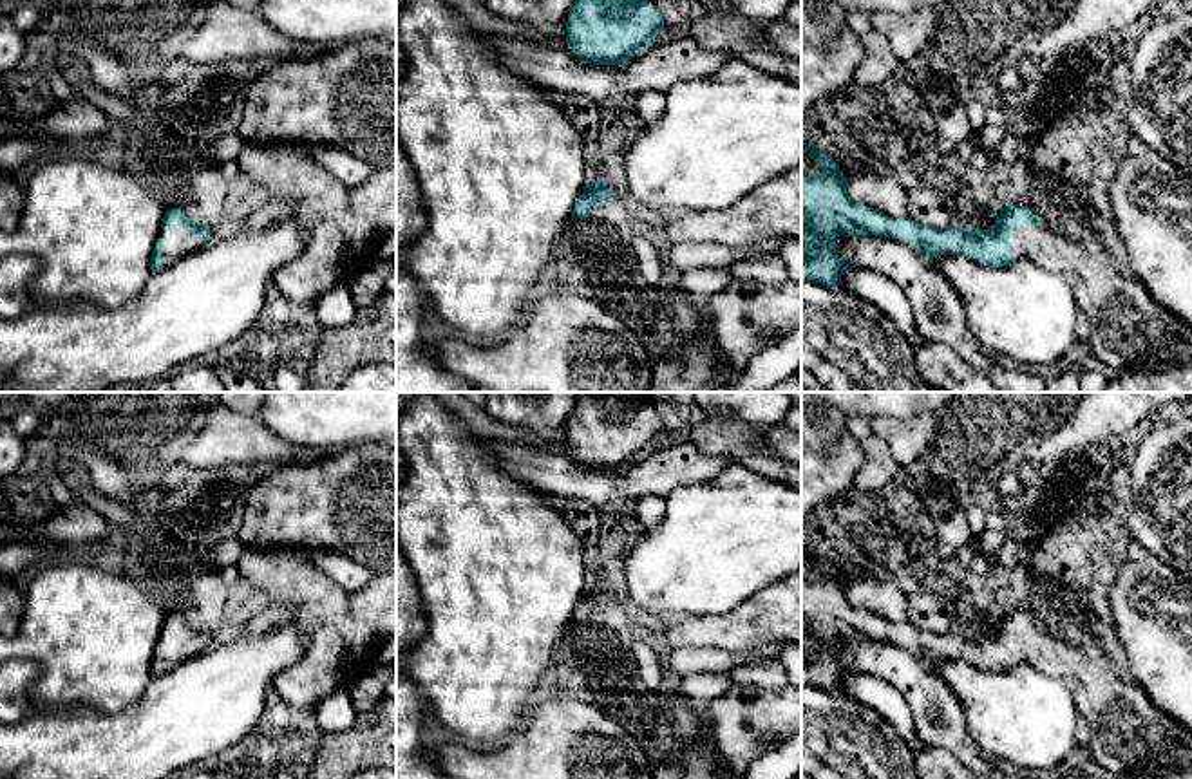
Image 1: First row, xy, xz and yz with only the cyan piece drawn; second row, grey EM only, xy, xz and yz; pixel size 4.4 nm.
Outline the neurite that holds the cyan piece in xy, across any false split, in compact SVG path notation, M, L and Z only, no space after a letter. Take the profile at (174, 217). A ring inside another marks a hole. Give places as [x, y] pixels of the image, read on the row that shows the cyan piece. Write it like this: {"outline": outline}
{"outline": "M168 208L156 240L150 269L159 273L213 239L212 231L188 219L183 208Z"}

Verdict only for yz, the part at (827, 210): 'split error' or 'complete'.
split error

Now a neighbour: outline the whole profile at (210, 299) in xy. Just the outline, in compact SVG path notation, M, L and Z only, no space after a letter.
M264 206L242 222L228 222L221 235L174 266L152 273L143 291L125 305L33 305L24 314L0 318L0 392L105 392L121 383L145 387L168 378L192 358L215 356L260 324L266 289L275 271L298 257L302 246L300 224L291 217L275 217L270 206Z

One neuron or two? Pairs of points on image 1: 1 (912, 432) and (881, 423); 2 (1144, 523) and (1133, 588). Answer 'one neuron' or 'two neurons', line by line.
1: one neuron
2: two neurons

